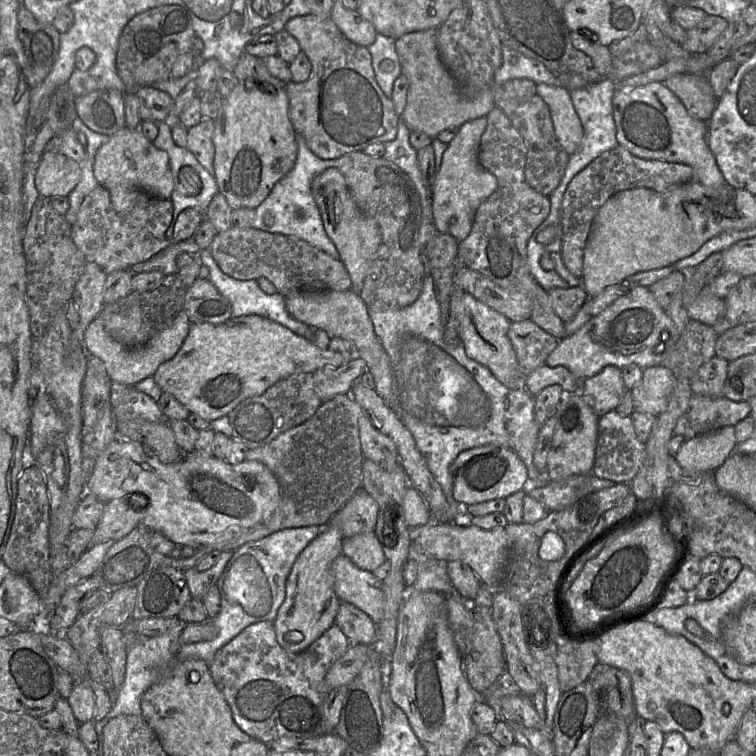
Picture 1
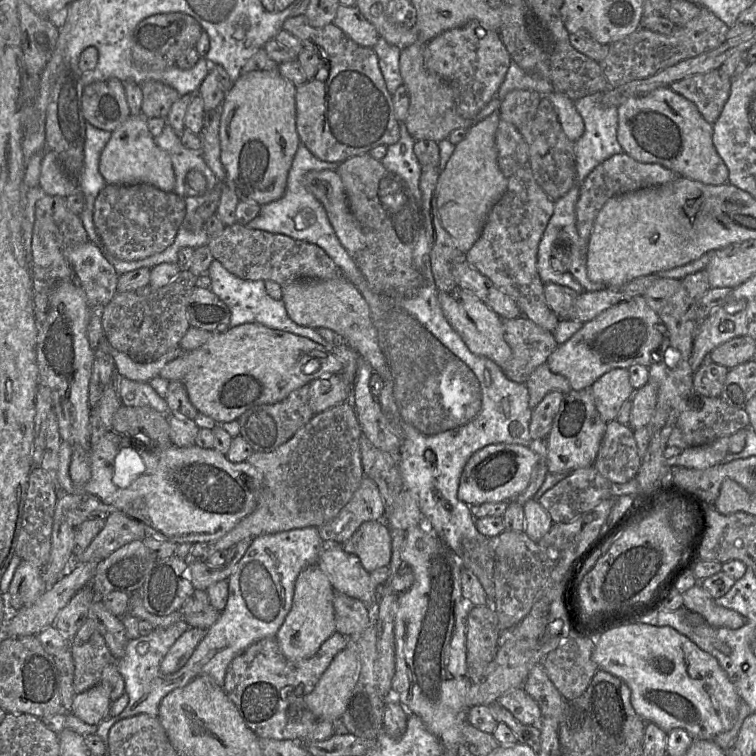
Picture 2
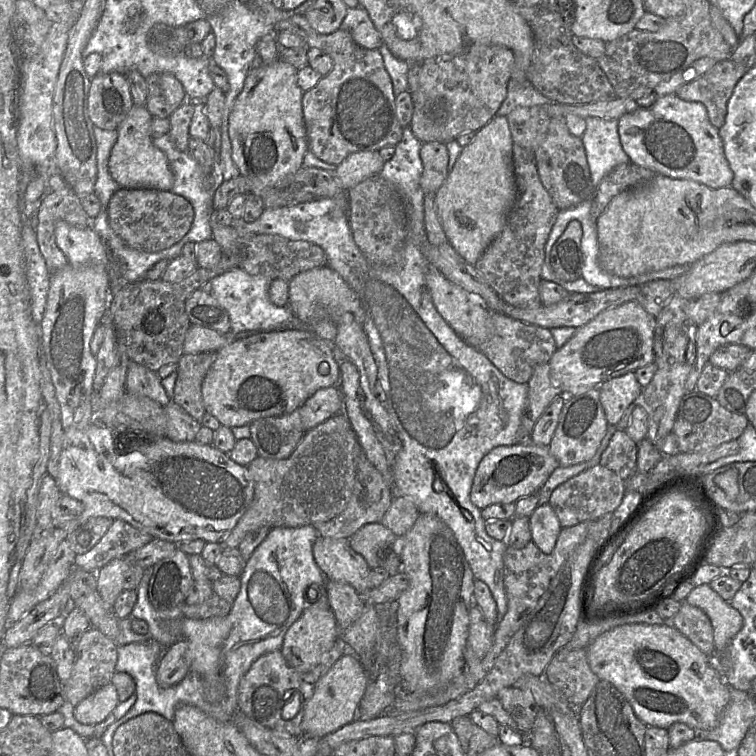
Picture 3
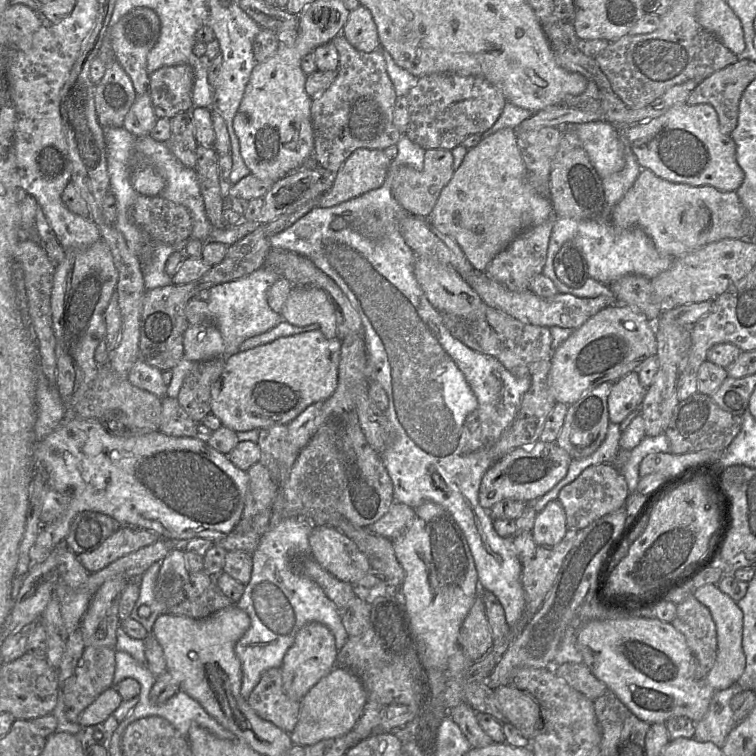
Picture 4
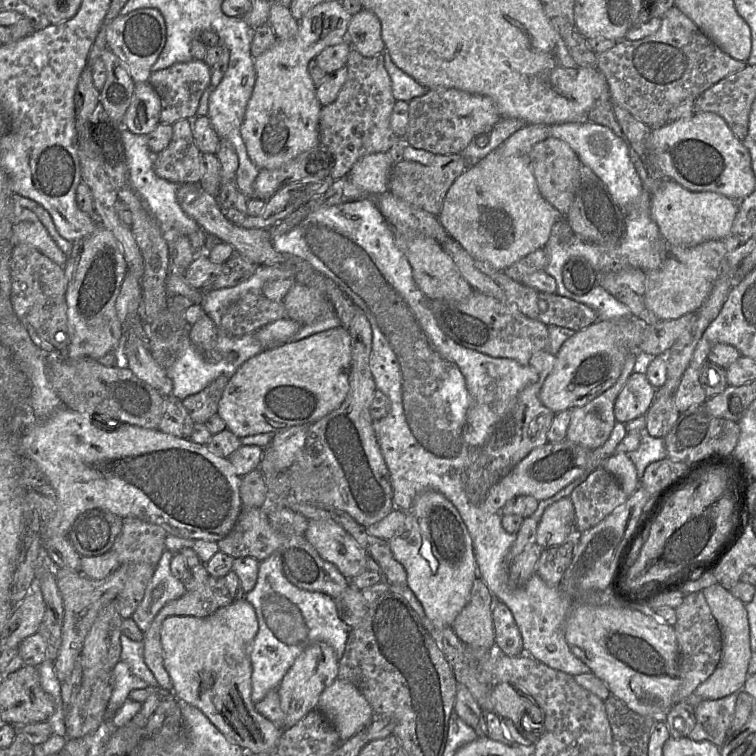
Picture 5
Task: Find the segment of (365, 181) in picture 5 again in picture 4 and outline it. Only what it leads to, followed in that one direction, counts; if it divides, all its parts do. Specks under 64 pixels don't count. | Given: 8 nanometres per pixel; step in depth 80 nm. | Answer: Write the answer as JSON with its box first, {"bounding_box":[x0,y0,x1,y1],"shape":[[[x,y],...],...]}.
{"bounding_box":[309,149,390,207],"shape":[[[357,149],[333,174],[330,189],[309,203],[331,207],[377,189],[385,182],[390,163],[383,150]]]}

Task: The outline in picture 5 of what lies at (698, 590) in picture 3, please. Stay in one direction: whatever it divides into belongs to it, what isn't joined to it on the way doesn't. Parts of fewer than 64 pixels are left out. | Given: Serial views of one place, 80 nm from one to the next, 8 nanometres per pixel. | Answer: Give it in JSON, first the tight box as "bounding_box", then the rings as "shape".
{"bounding_box":[694,584,751,700],"shape":[[[720,584],[704,588],[702,592],[721,632],[722,653],[714,672],[696,688],[694,694],[696,699],[718,700],[737,691],[743,691],[751,659],[749,621],[745,604]]]}

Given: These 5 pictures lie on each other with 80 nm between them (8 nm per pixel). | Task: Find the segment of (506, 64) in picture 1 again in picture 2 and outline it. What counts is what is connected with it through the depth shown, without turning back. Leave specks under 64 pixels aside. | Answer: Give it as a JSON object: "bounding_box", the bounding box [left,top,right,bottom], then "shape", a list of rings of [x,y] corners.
{"bounding_box":[496,61,554,100],"shape":[[[511,61],[496,96],[502,100],[507,93],[513,90],[536,91],[542,97],[554,91],[552,84],[548,80],[525,72],[514,61]]]}

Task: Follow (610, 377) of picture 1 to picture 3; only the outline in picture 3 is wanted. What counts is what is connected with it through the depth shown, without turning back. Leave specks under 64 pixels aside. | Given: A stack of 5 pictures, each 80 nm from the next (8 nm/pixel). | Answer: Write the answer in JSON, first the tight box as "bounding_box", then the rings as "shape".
{"bounding_box":[598,372,643,425],"shape":[[[635,372],[607,380],[598,388],[607,422],[611,425],[619,422],[624,411],[641,395],[643,389]]]}

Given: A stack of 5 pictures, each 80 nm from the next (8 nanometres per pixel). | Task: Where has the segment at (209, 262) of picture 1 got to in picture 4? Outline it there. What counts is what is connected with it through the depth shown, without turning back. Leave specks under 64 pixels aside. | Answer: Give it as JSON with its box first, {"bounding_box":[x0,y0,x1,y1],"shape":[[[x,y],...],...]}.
{"bounding_box":[207,269,284,359],"shape":[[[260,269],[242,278],[218,284],[209,289],[207,300],[209,309],[217,317],[217,328],[225,344],[225,359],[240,350],[241,344],[248,338],[262,334],[280,324],[284,319],[280,313],[273,311],[267,301],[267,291],[277,280],[283,278],[273,270]]]}

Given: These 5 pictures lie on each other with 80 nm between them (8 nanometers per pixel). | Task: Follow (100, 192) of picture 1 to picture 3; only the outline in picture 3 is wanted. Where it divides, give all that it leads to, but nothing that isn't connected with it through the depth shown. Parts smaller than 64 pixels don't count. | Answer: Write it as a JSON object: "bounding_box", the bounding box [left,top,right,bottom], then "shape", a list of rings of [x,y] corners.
{"bounding_box":[104,187,194,253],"shape":[[[120,187],[104,208],[109,226],[128,246],[149,253],[169,248],[190,230],[194,210],[189,201],[171,191]]]}

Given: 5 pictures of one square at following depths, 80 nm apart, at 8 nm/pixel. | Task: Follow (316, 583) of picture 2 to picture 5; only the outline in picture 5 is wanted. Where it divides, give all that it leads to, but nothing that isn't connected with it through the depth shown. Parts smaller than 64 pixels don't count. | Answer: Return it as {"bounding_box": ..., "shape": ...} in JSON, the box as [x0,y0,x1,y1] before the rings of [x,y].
{"bounding_box":[279,642,338,728],"shape":[[[325,642],[309,645],[294,661],[284,675],[279,687],[280,707],[285,714],[285,728],[302,720],[309,712],[316,710],[319,696],[338,676],[338,658],[331,646]]]}

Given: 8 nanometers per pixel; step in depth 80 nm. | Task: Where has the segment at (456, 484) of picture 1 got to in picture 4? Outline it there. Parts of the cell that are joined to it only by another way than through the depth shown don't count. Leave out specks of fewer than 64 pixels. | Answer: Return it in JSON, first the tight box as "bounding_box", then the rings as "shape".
{"bounding_box":[479,441,571,510],"shape":[[[537,441],[516,448],[493,463],[485,472],[479,488],[479,503],[489,510],[496,503],[506,499],[534,502],[565,477],[571,461],[571,456],[556,442]]]}

